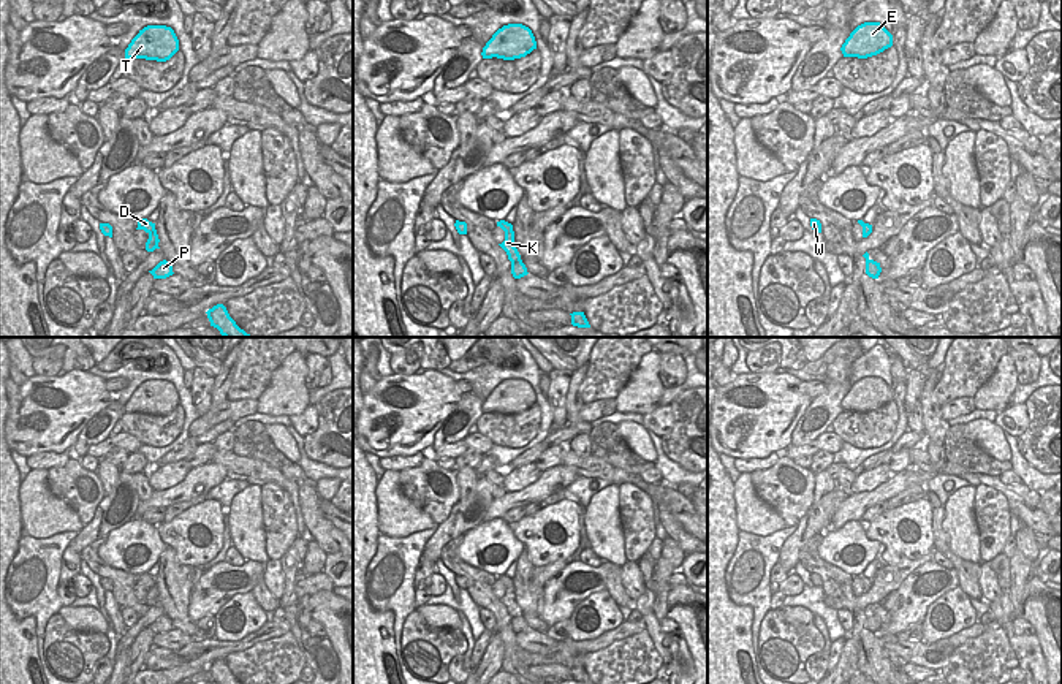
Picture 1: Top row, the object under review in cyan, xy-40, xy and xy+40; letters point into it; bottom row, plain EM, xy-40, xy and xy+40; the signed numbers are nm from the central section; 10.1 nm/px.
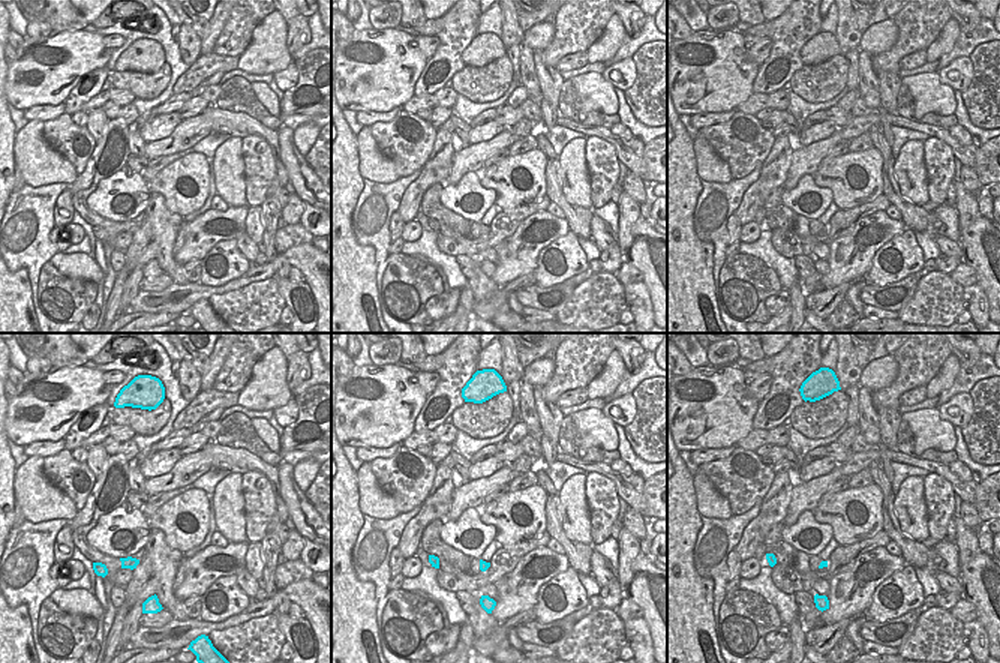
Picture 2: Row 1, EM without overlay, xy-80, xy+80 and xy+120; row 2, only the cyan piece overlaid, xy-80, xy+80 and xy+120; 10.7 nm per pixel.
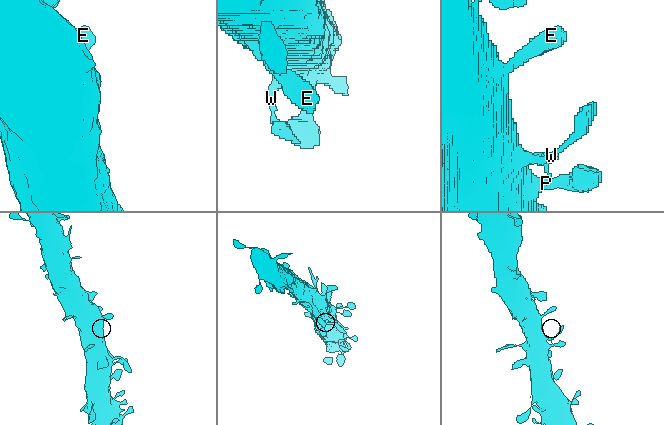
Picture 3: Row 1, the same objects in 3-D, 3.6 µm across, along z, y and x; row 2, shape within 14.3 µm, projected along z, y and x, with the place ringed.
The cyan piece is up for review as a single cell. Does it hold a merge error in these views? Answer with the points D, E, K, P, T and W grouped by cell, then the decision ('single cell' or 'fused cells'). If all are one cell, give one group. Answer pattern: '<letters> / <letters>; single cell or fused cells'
D E K P T W; single cell

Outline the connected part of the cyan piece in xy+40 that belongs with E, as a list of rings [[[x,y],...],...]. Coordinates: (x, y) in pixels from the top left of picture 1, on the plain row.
[[[880,377],[858,380],[842,399],[844,412],[867,413],[893,401],[893,390]]]

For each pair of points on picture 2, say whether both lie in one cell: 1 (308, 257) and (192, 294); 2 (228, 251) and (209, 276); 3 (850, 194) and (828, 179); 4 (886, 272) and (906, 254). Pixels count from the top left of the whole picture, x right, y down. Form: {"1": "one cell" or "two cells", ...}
{"1": "one cell", "2": "one cell", "3": "one cell", "4": "one cell"}

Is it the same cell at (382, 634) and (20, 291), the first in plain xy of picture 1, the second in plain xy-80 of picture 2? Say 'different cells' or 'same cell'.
same cell

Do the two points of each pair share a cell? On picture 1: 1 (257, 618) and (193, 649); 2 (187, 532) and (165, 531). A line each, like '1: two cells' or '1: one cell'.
1: two cells
2: one cell

